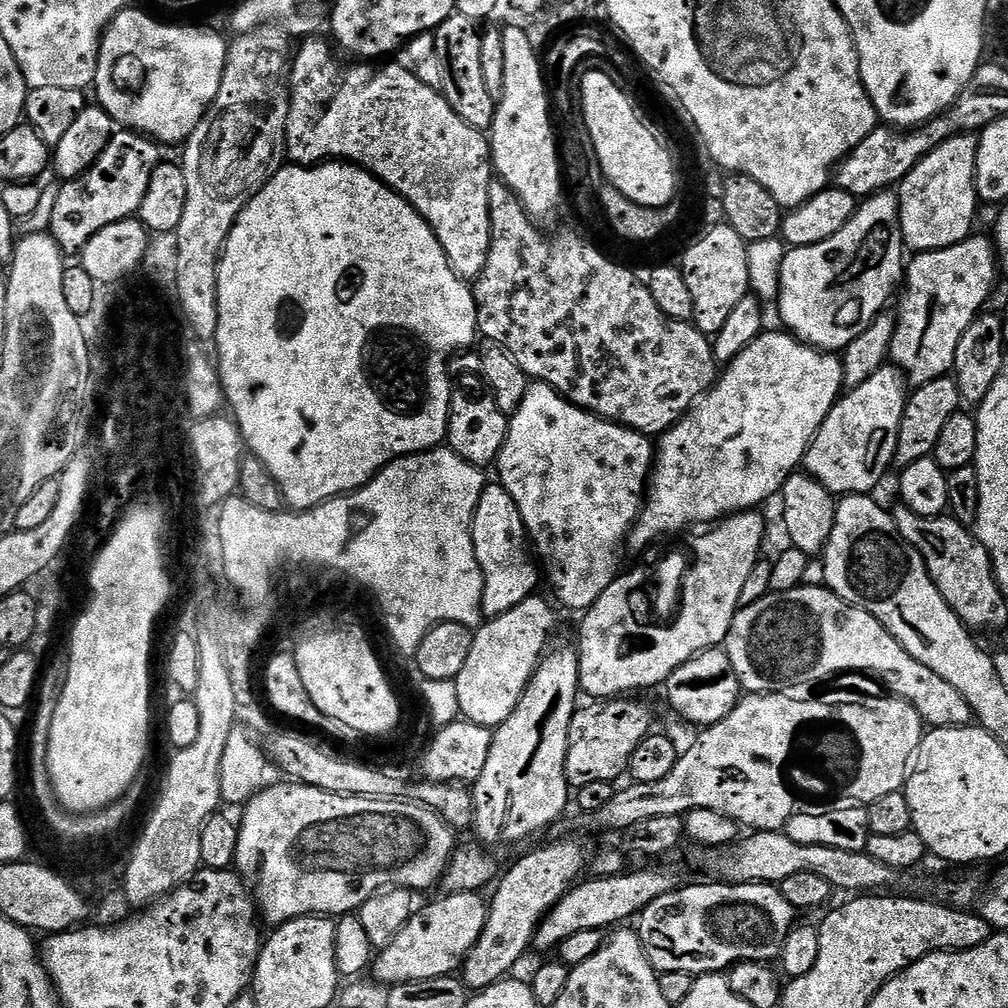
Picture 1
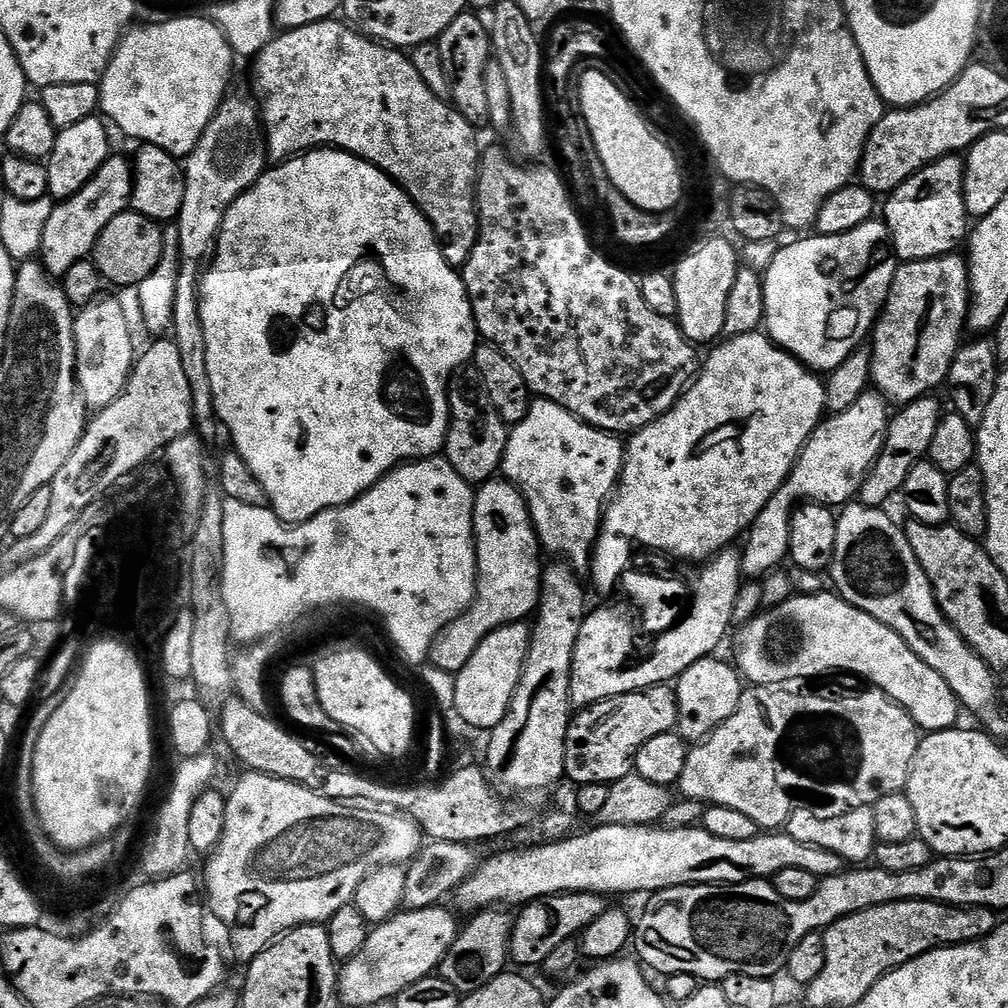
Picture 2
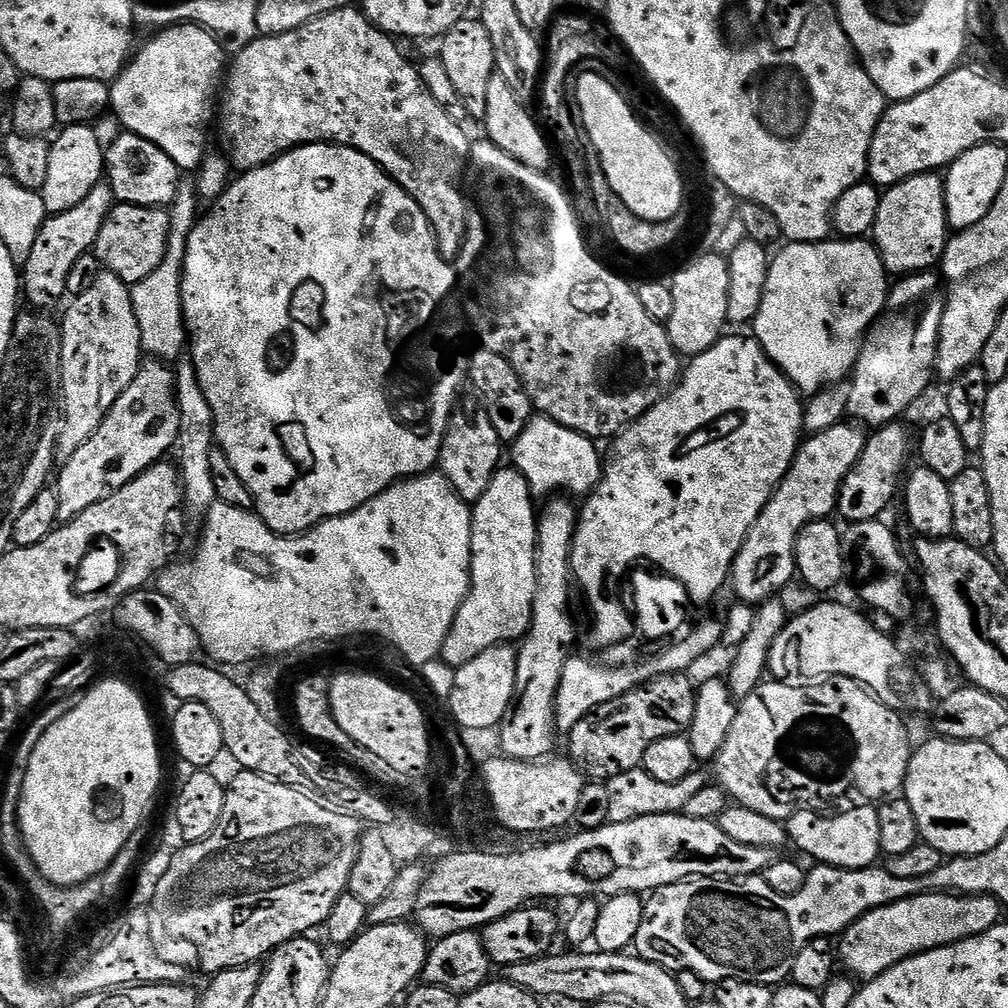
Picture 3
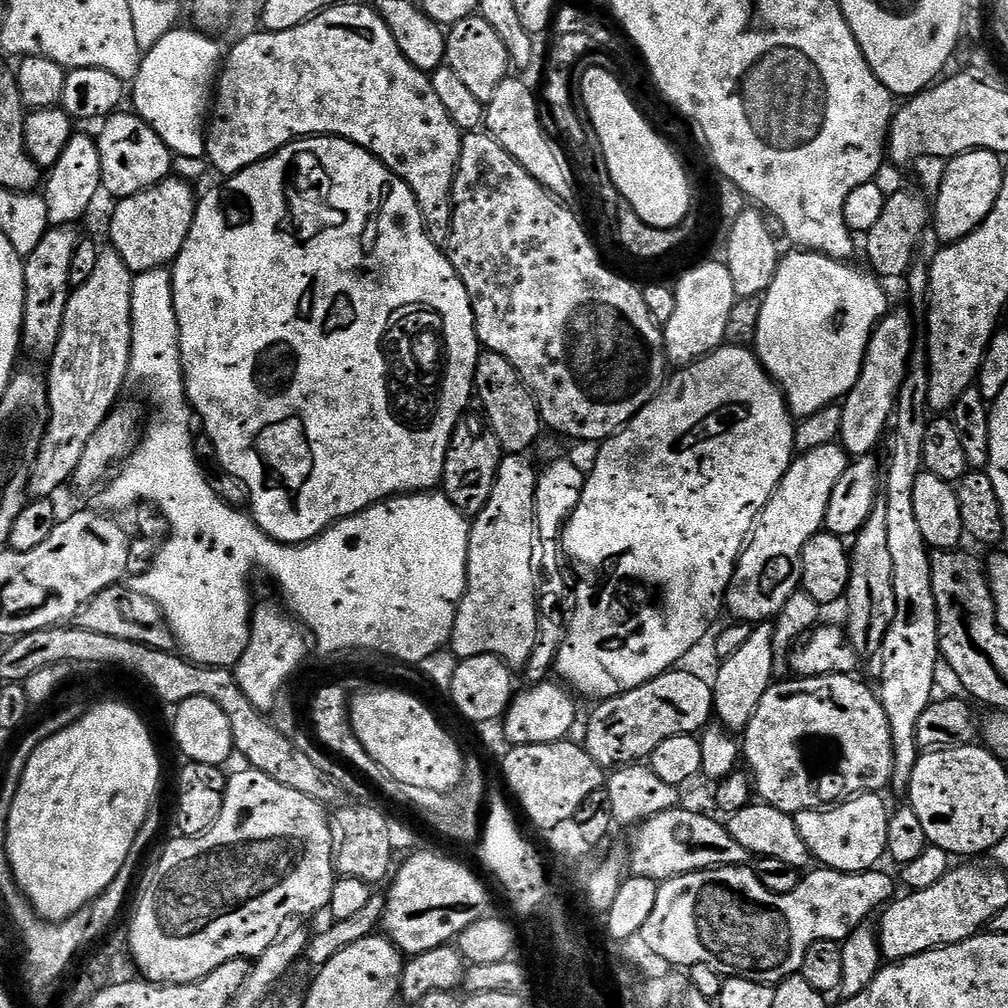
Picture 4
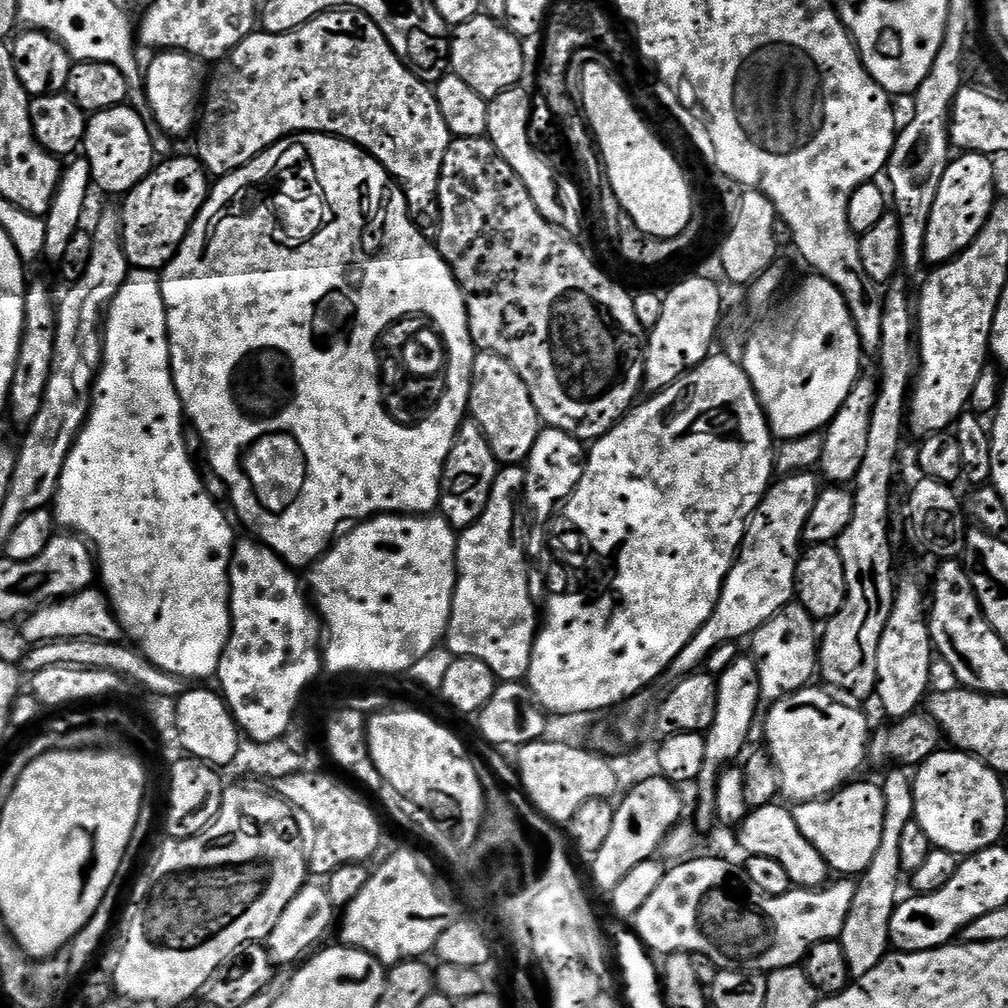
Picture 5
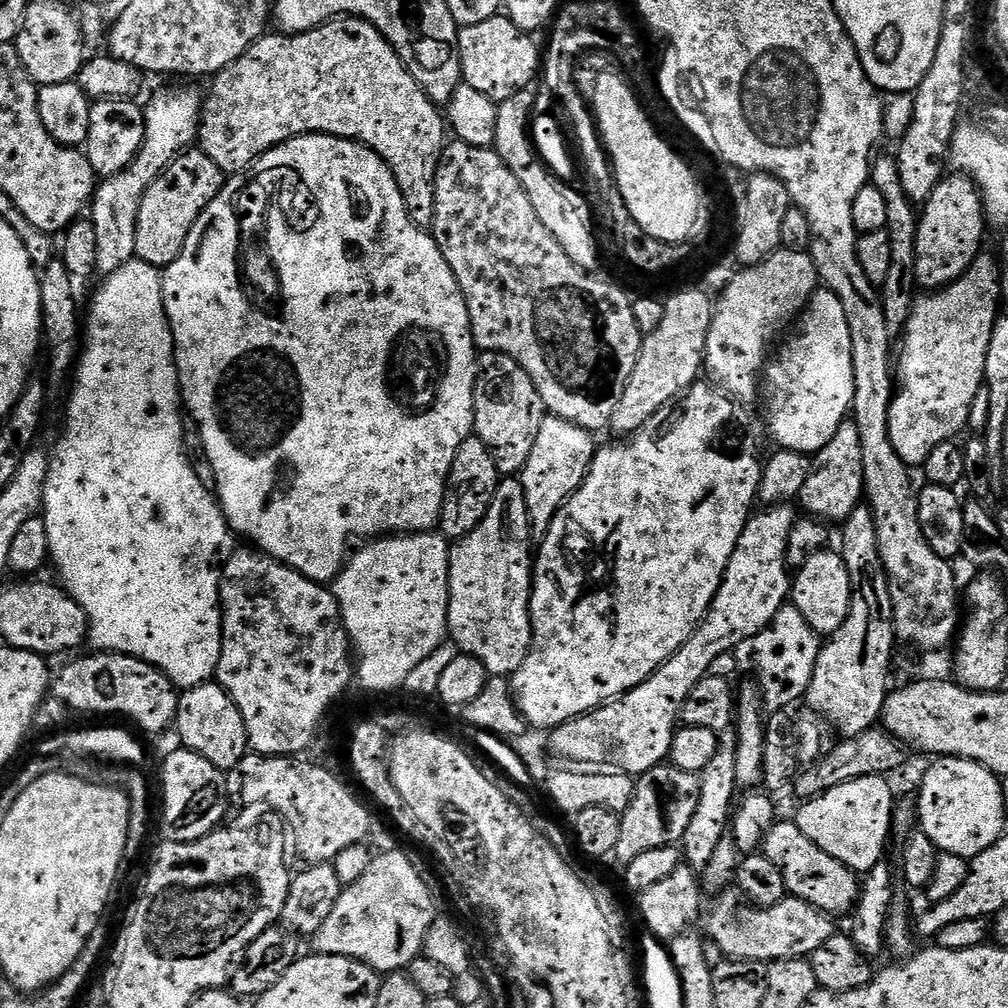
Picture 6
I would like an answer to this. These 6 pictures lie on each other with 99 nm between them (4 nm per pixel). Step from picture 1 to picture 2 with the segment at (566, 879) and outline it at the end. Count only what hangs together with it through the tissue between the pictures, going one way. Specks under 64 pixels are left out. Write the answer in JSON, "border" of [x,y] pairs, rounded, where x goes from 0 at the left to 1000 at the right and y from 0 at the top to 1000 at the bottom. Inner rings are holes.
{"border":[[[481,903],[471,906],[464,918],[457,920],[452,926],[450,938],[446,938],[444,945],[440,947],[440,953],[437,955],[435,967],[446,978],[450,978],[458,986],[473,984],[482,978],[496,965],[501,963],[506,956],[504,936],[508,934],[509,910],[503,909],[500,903]]]}

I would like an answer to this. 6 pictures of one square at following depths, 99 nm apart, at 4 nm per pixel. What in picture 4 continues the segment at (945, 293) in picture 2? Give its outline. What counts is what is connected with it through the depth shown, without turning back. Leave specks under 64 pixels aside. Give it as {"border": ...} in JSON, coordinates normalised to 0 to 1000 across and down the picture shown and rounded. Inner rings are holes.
{"border":[[[882,309],[873,314],[861,336],[861,346],[857,352],[857,362],[851,371],[851,379],[841,388],[835,398],[835,423],[831,434],[842,453],[852,454],[866,451],[870,446],[869,439],[878,436],[886,408],[889,403],[889,392],[901,369],[901,356],[905,350],[905,330],[907,318],[904,309]]]}

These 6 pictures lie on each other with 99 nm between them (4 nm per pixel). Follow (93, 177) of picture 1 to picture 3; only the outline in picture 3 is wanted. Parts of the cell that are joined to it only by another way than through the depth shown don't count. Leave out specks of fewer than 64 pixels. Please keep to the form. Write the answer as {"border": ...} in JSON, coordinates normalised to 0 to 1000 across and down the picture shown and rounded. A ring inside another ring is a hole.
{"border":[[[100,181],[73,204],[73,208],[65,208],[49,213],[44,219],[42,228],[38,228],[38,236],[34,240],[34,248],[30,248],[30,256],[22,264],[22,294],[28,297],[33,307],[48,308],[55,298],[67,294],[65,276],[69,276],[69,267],[73,260],[81,256],[81,252],[92,249],[95,245],[97,228],[101,228],[101,220],[105,220],[107,210],[113,205],[111,186]]]}

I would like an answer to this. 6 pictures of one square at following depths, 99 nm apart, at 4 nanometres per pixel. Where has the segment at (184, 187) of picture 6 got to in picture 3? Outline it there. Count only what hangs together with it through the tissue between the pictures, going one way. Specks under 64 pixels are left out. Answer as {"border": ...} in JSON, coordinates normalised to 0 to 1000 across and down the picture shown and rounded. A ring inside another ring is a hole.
{"border":[[[116,201],[108,208],[105,220],[101,220],[101,228],[97,228],[93,249],[106,269],[130,284],[157,268],[157,260],[161,260],[167,247],[168,232],[169,215],[164,207]]]}

